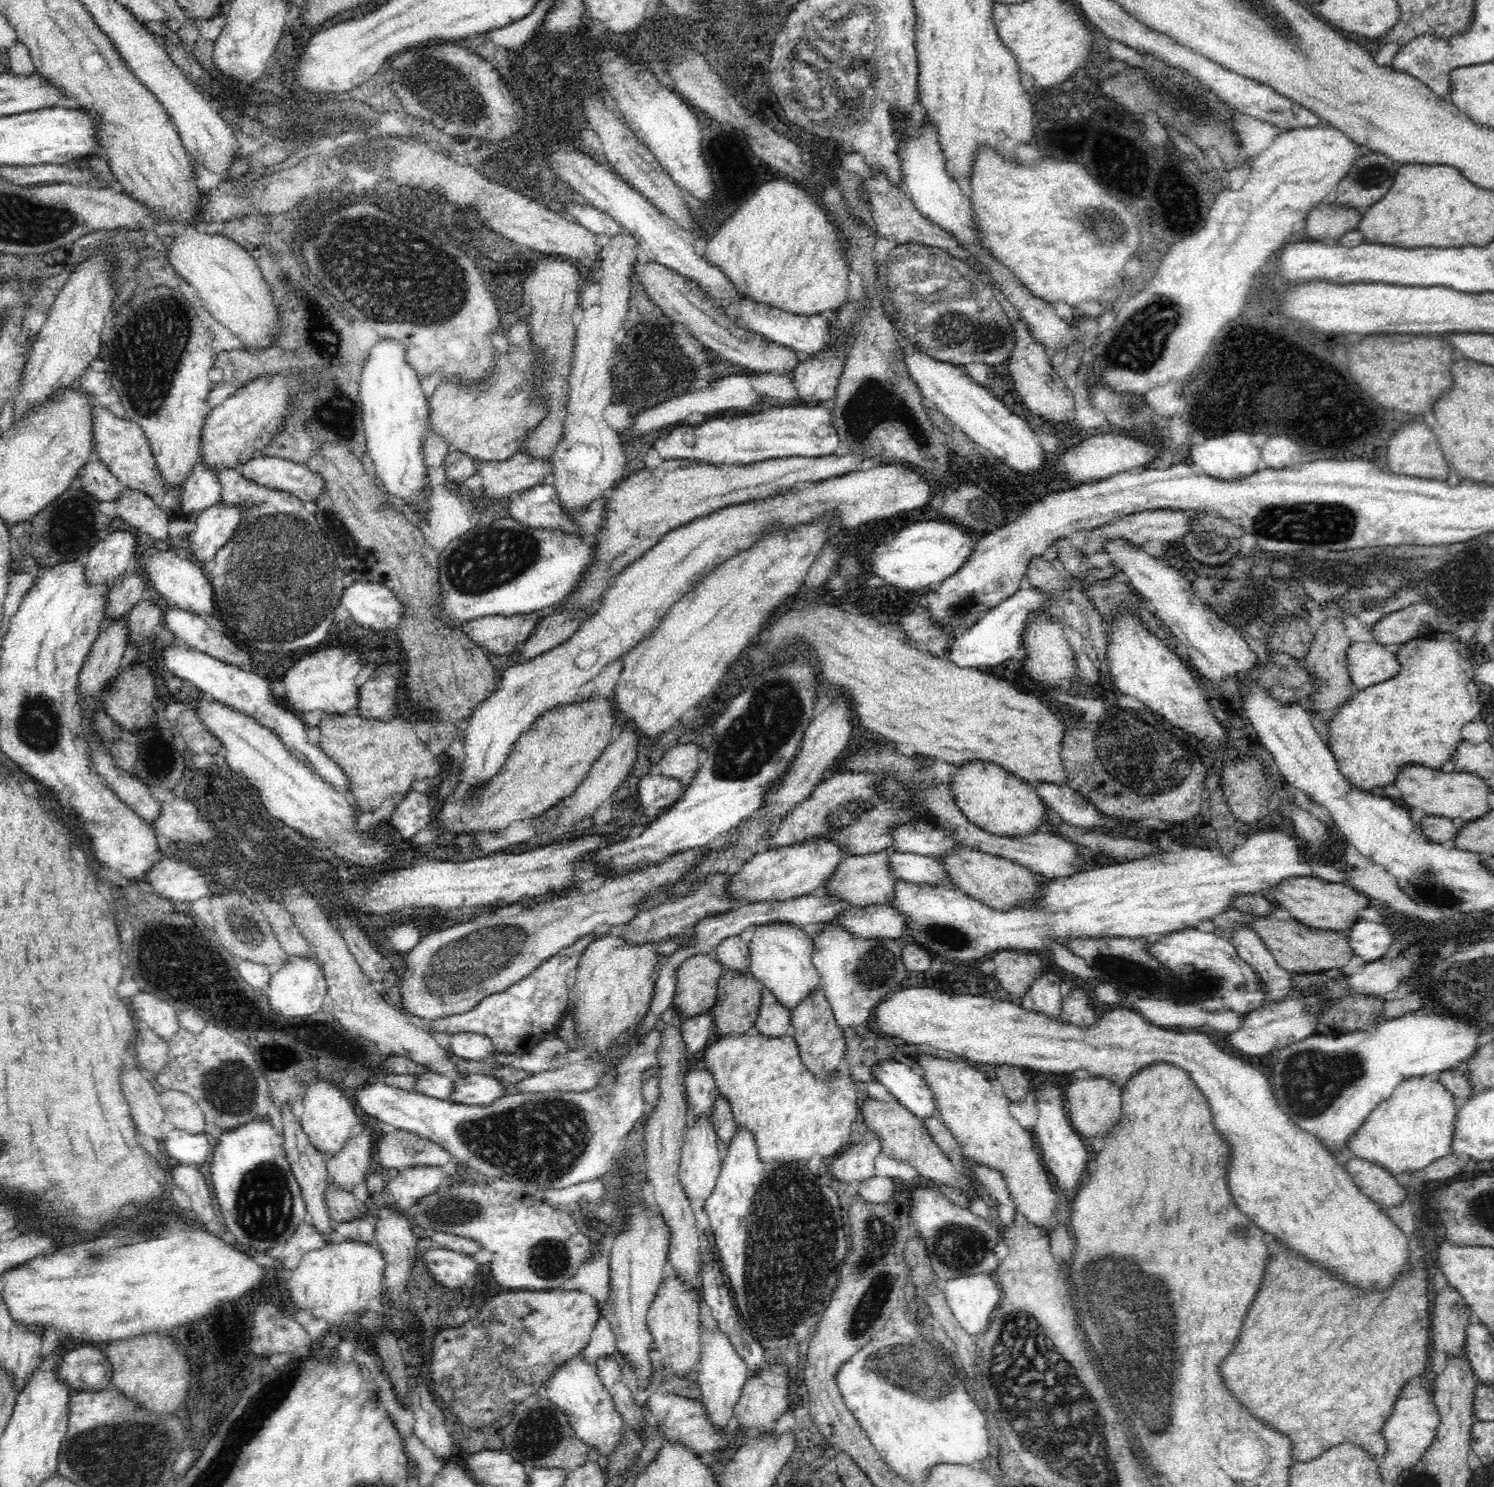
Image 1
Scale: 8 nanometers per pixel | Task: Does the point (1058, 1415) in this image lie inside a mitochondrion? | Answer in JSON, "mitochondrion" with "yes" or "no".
{"mitochondrion":"yes"}

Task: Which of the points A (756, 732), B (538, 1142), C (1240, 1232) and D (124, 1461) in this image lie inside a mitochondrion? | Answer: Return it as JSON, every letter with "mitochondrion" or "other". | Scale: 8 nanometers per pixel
{"A":"mitochondrion","B":"mitochondrion","C":"mitochondrion","D":"mitochondrion"}

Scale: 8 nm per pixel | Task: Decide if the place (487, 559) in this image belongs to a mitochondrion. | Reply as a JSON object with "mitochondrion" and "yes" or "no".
{"mitochondrion":"yes"}

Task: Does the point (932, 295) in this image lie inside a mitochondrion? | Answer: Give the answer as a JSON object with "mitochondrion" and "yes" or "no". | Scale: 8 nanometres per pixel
{"mitochondrion":"yes"}

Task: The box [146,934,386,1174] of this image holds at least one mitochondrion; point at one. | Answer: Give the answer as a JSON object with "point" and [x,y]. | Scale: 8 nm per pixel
{"point":[236,1096]}

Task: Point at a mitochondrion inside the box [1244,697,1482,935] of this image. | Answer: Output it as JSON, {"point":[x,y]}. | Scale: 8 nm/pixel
{"point":[1427,881]}

